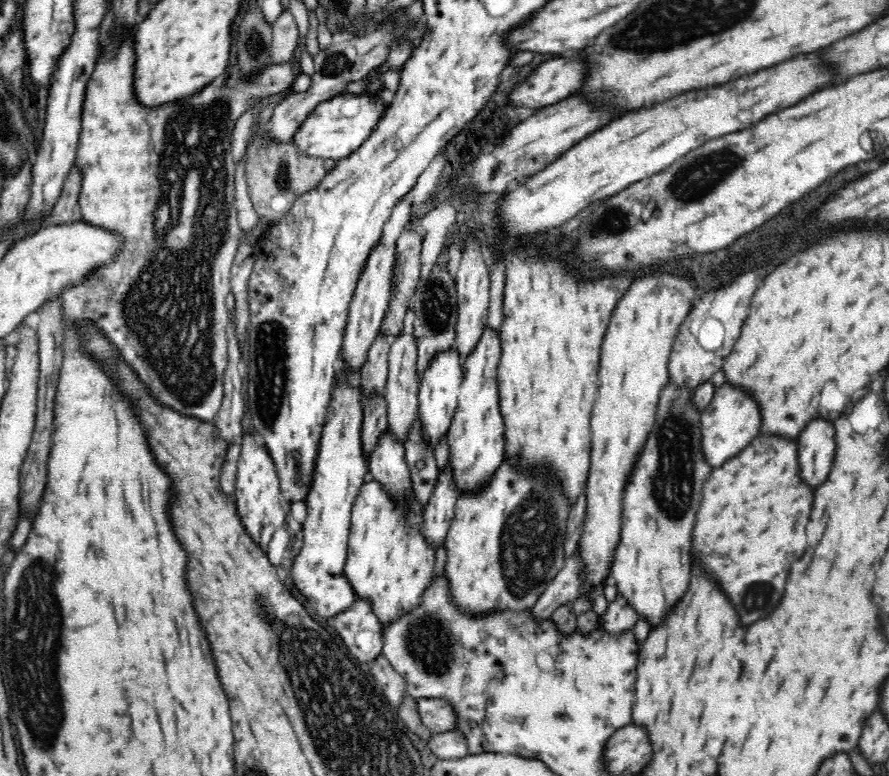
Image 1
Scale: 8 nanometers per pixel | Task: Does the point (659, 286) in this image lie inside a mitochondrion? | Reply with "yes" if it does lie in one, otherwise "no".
no

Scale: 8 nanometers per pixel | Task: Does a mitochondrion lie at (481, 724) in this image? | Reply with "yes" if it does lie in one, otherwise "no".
no

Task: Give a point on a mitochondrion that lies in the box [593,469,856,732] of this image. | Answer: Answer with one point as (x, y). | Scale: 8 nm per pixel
(759, 595)

